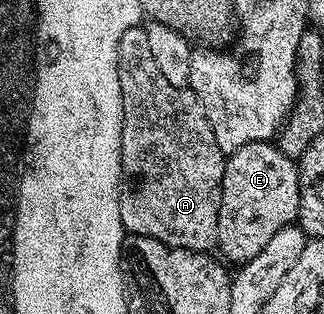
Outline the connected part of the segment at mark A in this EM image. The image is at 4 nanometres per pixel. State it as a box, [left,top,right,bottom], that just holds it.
[117,27,225,253]

